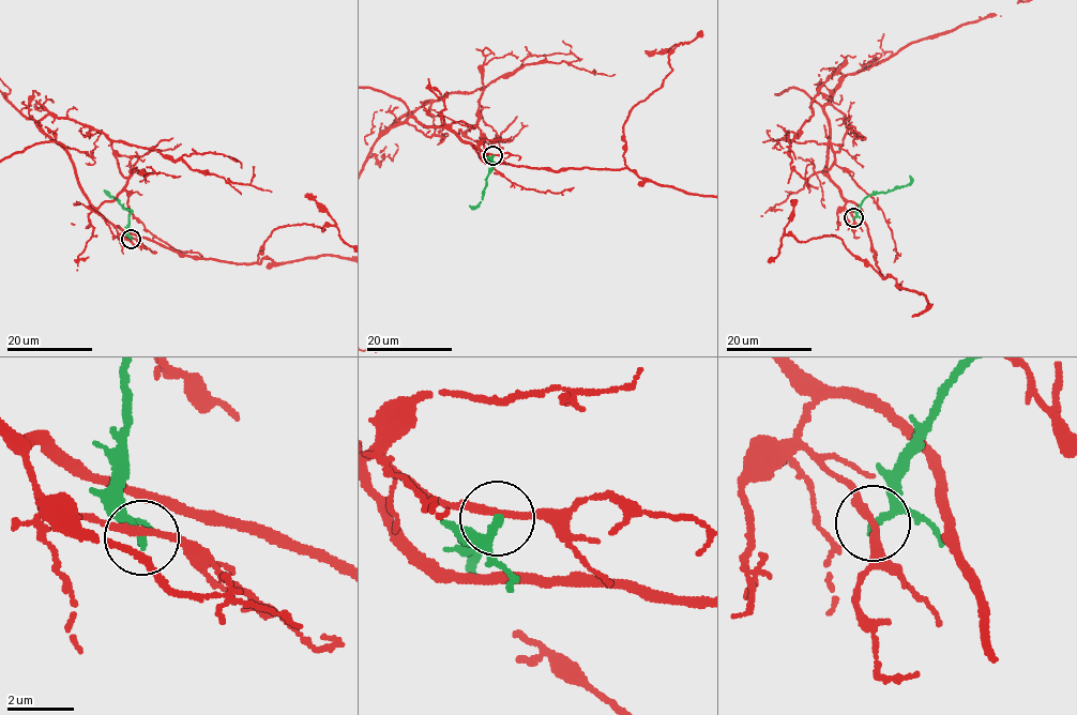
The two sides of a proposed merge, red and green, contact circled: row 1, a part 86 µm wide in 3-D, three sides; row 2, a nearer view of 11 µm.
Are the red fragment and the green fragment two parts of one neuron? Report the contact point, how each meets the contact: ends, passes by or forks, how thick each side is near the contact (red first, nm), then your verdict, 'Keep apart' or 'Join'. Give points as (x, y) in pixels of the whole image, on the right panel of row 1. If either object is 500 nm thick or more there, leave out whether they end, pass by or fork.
Place: (853, 217). At the ring red passes by. At the ring green passes by. Thickness 200 nm (red) against 160 nm. Keep apart

